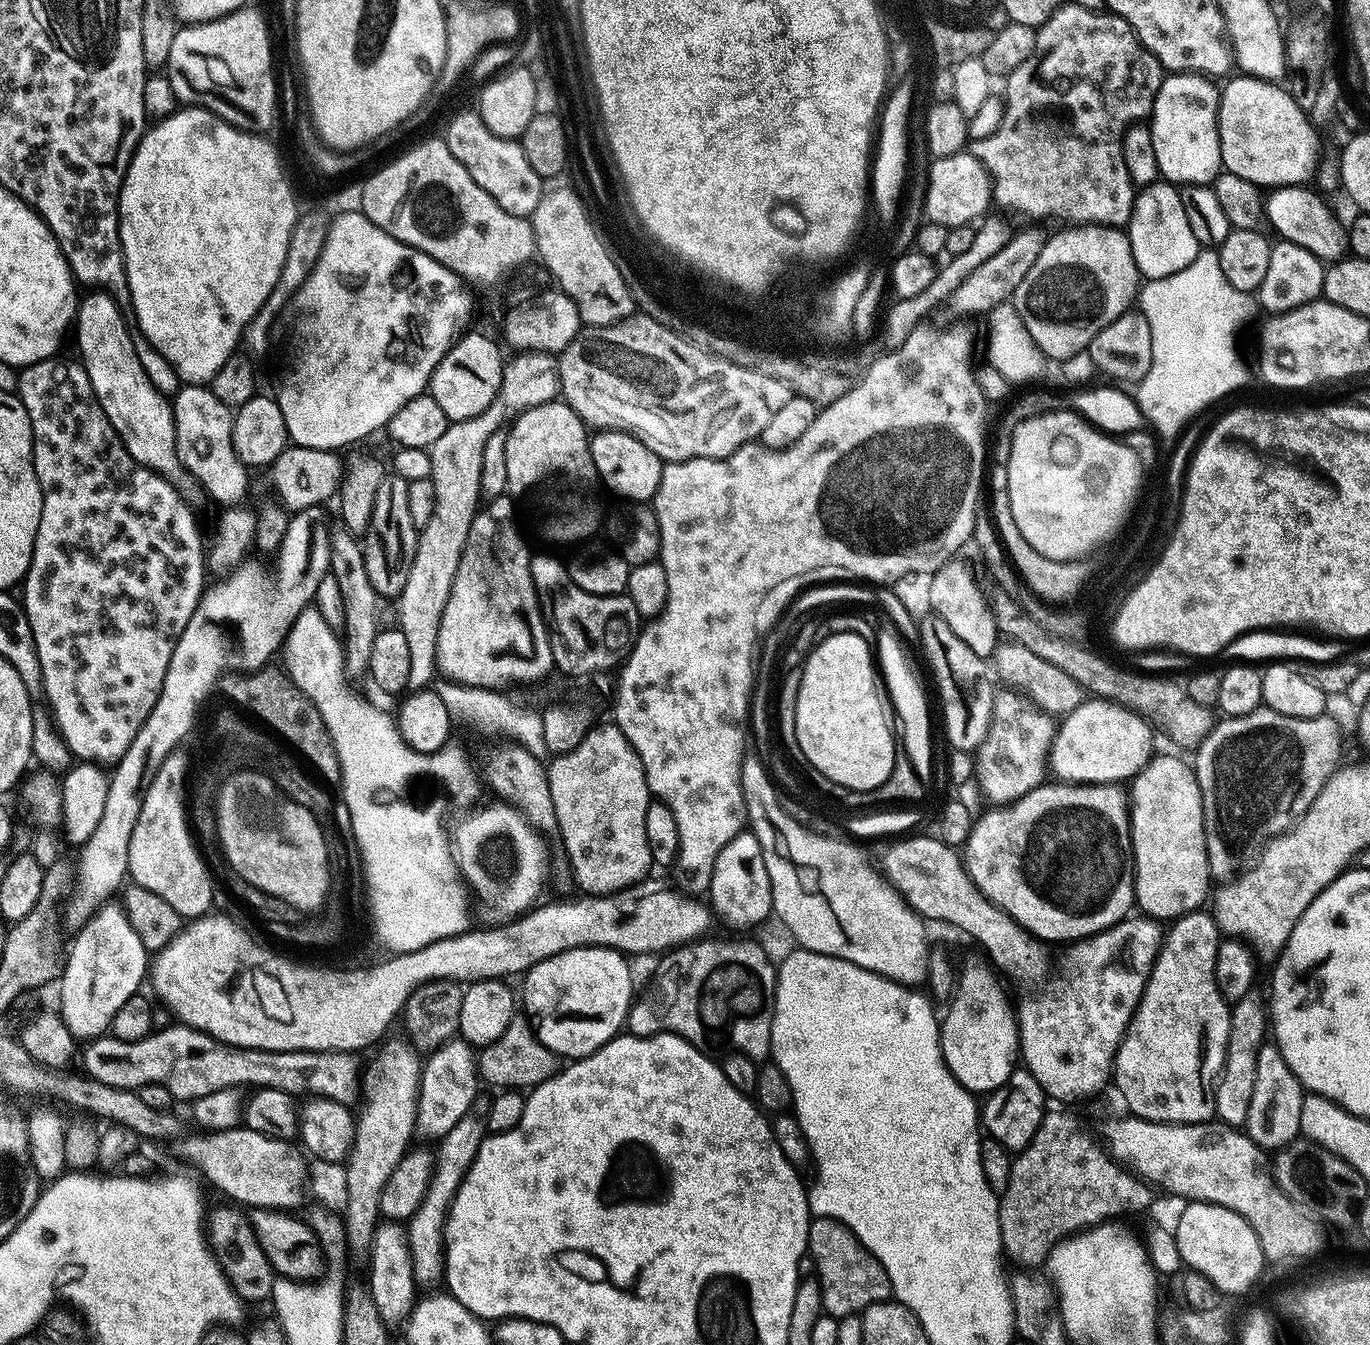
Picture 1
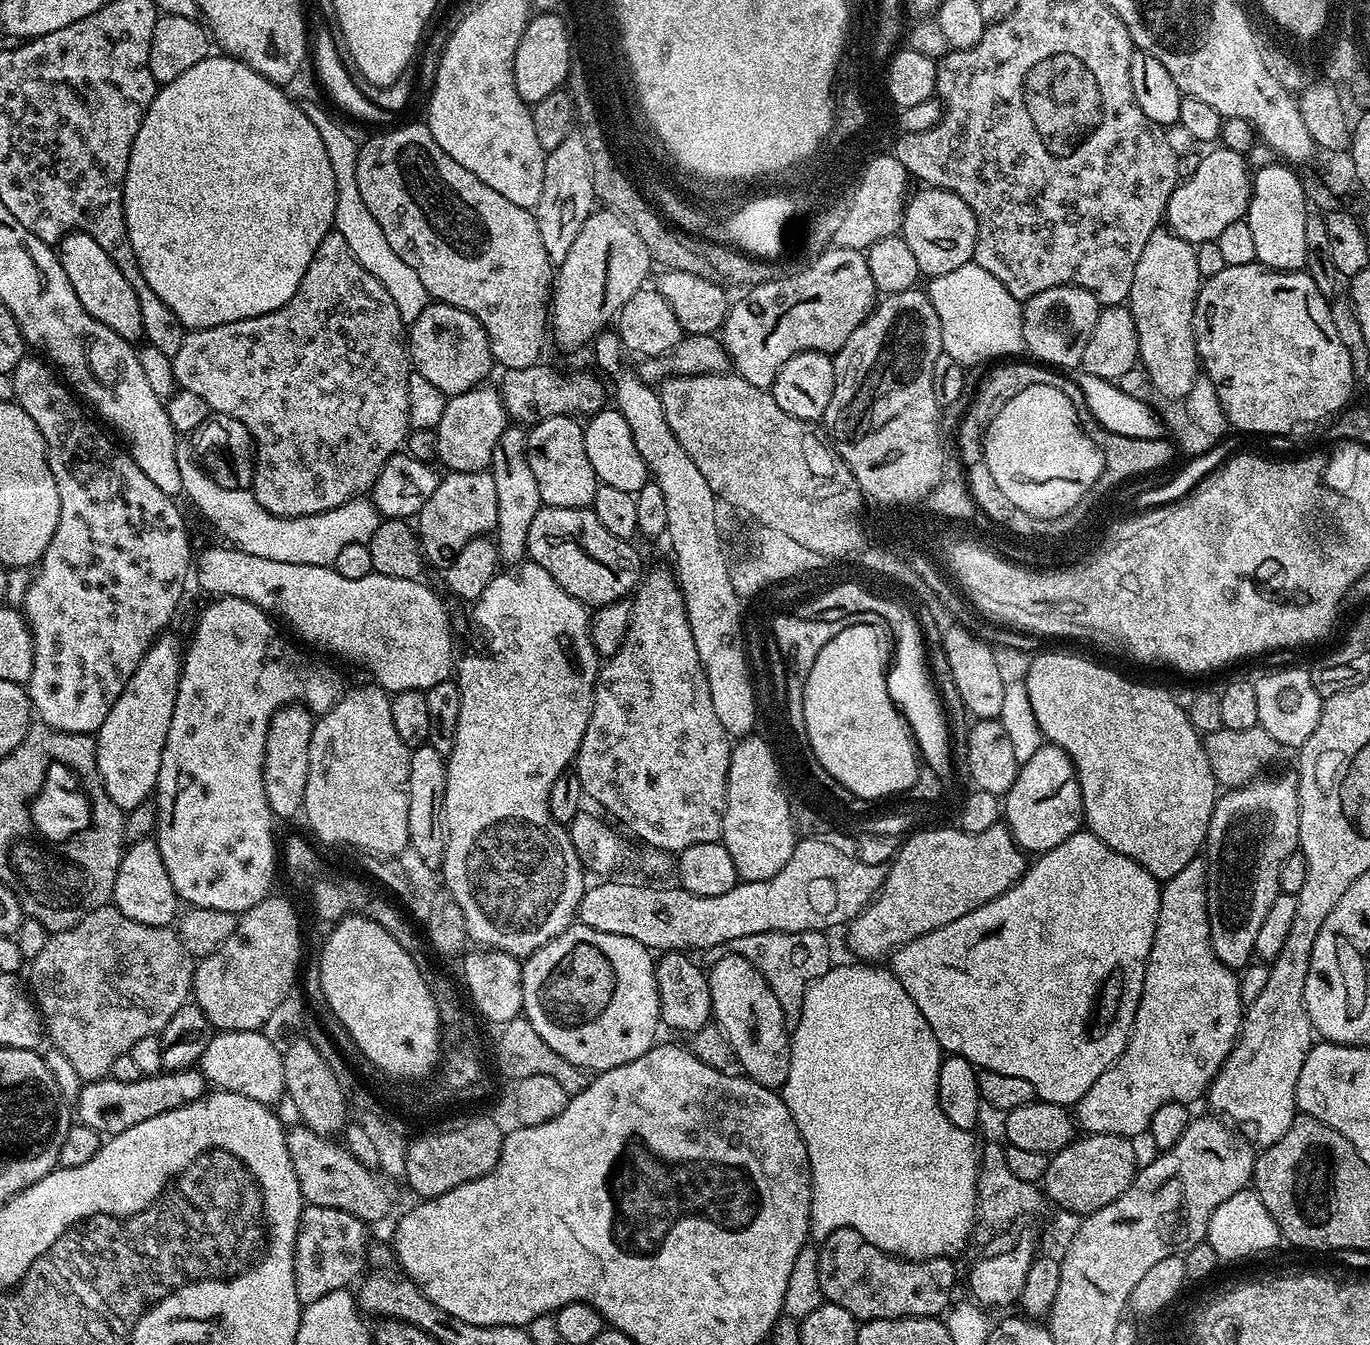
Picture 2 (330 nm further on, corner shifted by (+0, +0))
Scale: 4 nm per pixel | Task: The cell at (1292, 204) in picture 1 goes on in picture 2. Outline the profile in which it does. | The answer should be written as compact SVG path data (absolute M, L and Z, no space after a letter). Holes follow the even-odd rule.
M1216 146L1208 151L1212 150L1213 152L1203 153L1200 156L1198 170L1194 170L1194 174L1183 177L1177 183L1176 189L1172 191L1166 213L1166 224L1170 231L1193 246L1216 241L1218 234L1222 234L1222 230L1226 230L1226 226L1230 226L1230 222L1245 219L1248 215L1248 203L1252 197L1253 173L1250 171L1246 156L1223 146Z

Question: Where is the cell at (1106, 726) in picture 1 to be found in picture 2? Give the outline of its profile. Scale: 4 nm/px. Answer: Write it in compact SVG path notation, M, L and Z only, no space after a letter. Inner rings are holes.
M1044 742L1034 755L1019 765L1014 786L1002 797L1002 820L1012 841L1026 854L1054 850L1084 824L1082 790L1072 760L1058 746Z

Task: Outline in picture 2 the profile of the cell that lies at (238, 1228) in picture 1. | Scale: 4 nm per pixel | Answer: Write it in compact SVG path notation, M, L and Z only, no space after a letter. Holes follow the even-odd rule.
M313 1204L305 1207L294 1246L294 1278L301 1305L318 1302L318 1298L326 1298L326 1294L339 1288L348 1288L351 1280L365 1271L370 1247L368 1232L369 1225L346 1210Z

